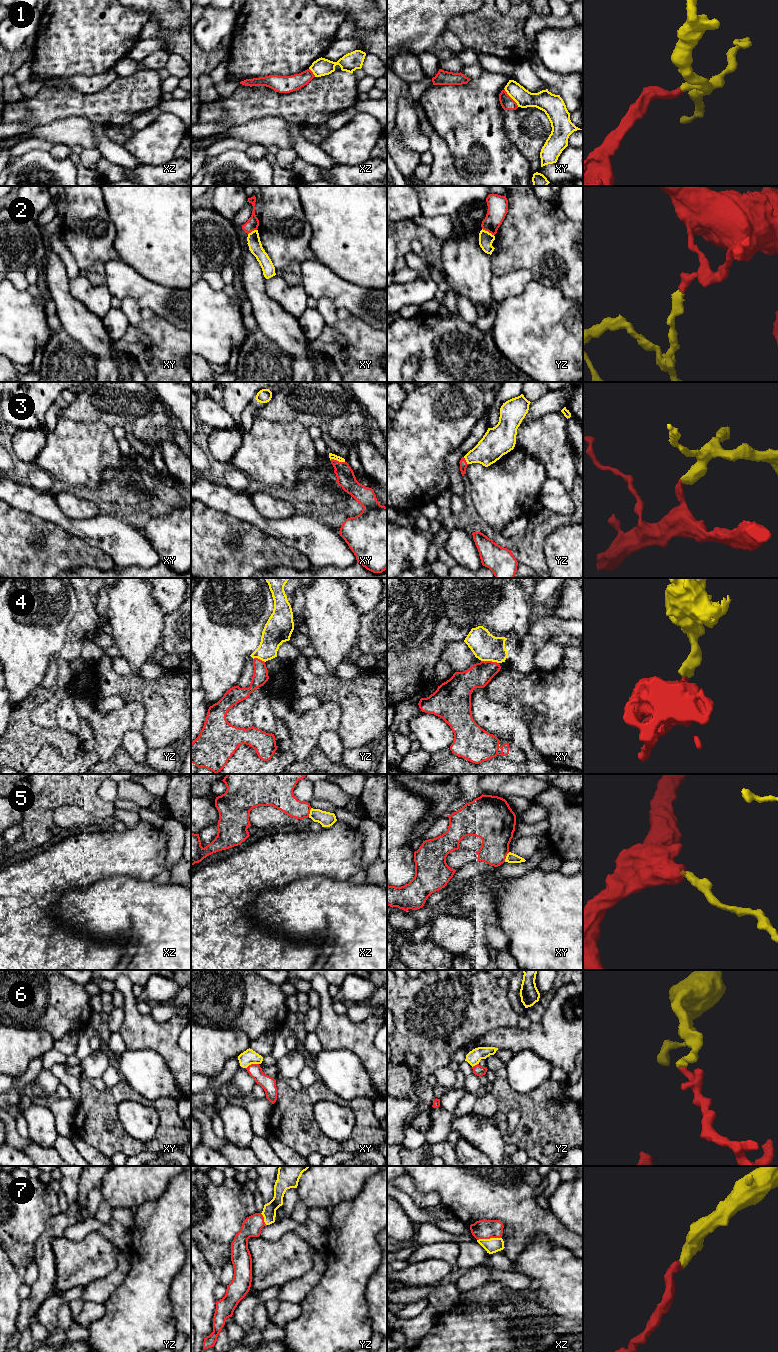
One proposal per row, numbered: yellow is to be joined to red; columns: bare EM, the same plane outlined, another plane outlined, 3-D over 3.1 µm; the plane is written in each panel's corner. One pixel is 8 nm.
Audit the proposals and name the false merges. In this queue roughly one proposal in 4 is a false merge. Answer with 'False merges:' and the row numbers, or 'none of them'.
False merges: 1, 2, 4, 5, 6

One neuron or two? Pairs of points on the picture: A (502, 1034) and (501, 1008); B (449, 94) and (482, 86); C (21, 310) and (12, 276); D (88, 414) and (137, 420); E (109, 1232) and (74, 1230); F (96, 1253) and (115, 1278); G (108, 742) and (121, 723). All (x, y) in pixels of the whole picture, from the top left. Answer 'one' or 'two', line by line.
A: two
B: one
C: two
D: one
E: one
F: two
G: one

